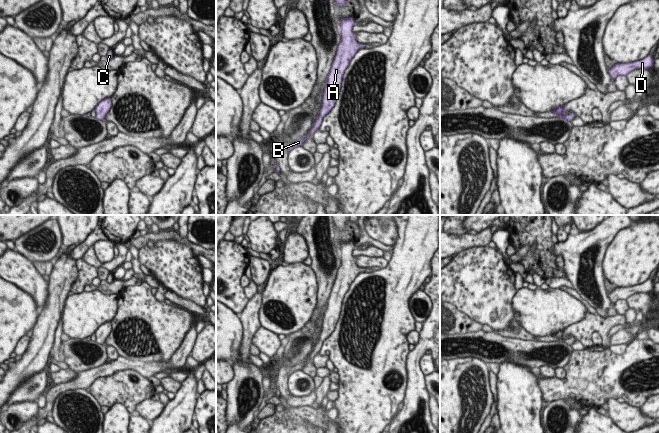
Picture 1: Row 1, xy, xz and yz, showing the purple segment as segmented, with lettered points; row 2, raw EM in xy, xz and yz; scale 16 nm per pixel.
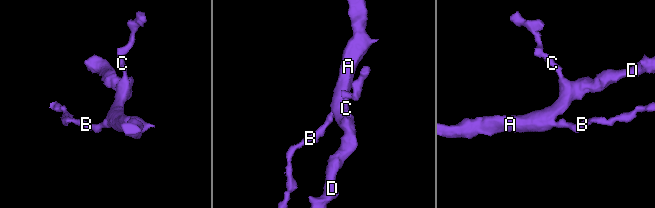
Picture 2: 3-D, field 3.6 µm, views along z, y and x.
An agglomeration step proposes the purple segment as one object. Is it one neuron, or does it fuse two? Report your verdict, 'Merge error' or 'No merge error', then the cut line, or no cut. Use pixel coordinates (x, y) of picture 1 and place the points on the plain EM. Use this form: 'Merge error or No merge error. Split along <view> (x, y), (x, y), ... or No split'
No merge error. No split.

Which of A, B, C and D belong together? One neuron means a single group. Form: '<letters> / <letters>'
A B C D

